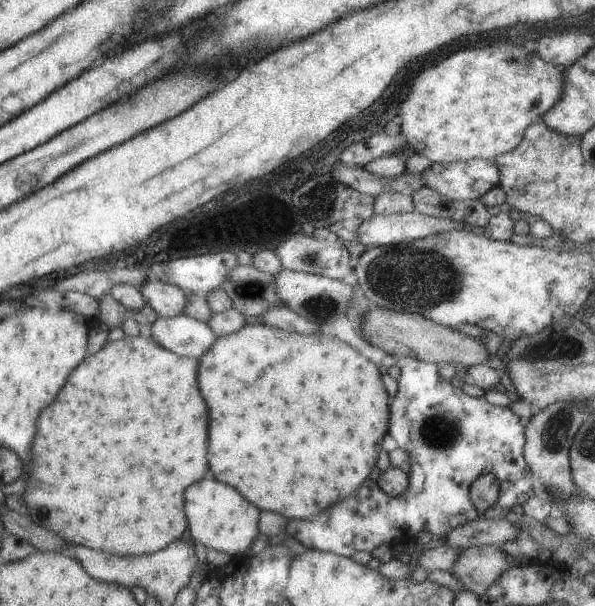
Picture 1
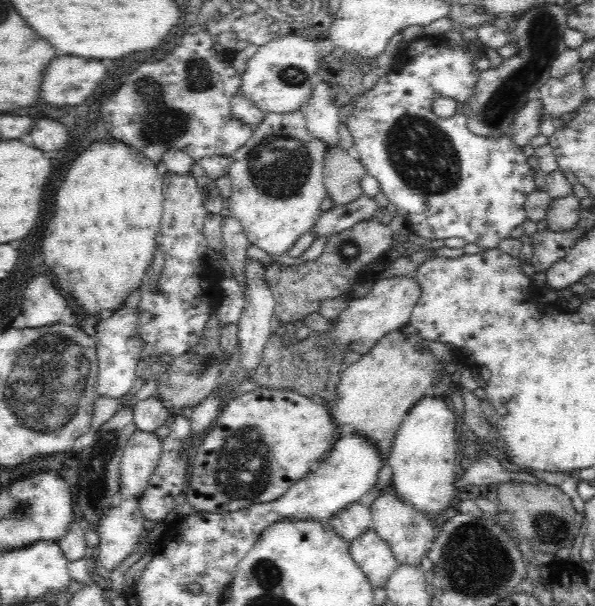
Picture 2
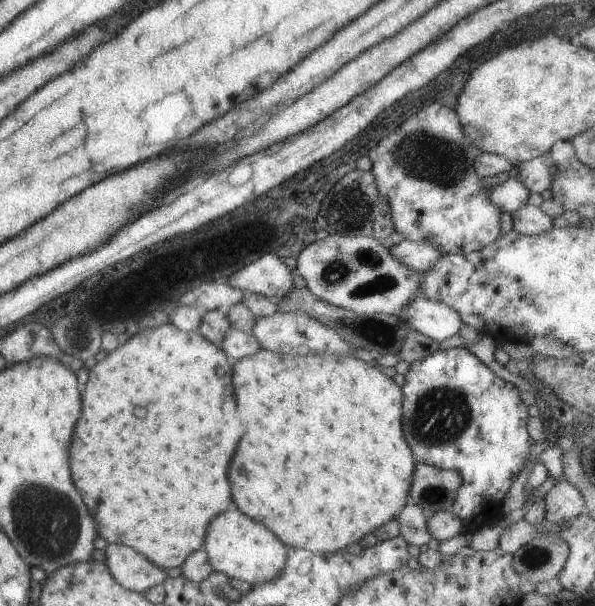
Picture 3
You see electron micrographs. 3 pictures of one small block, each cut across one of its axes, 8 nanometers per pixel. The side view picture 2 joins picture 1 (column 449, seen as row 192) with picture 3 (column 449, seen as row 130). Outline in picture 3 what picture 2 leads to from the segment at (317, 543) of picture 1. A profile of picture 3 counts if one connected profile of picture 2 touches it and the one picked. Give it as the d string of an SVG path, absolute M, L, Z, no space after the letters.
M460 347L445 350L438 349L434 354L429 354L428 357L411 361L409 369L404 374L404 380L405 383L400 388L402 394L401 408L403 408L403 434L405 434L405 440L409 440L409 448L413 450L415 460L417 460L417 462L421 460L421 462L426 465L437 466L437 468L444 470L457 470L457 473L461 476L461 485L457 488L451 513L455 514L457 518L461 518L462 531L477 530L477 528L481 529L482 527L489 526L491 522L501 516L503 498L509 491L513 480L515 480L517 474L519 474L519 471L523 468L525 456L527 456L531 450L530 446L533 443L526 428L529 419L528 407L521 402L520 390L513 384L505 382L502 378L495 376L476 356L471 354L467 349Z

